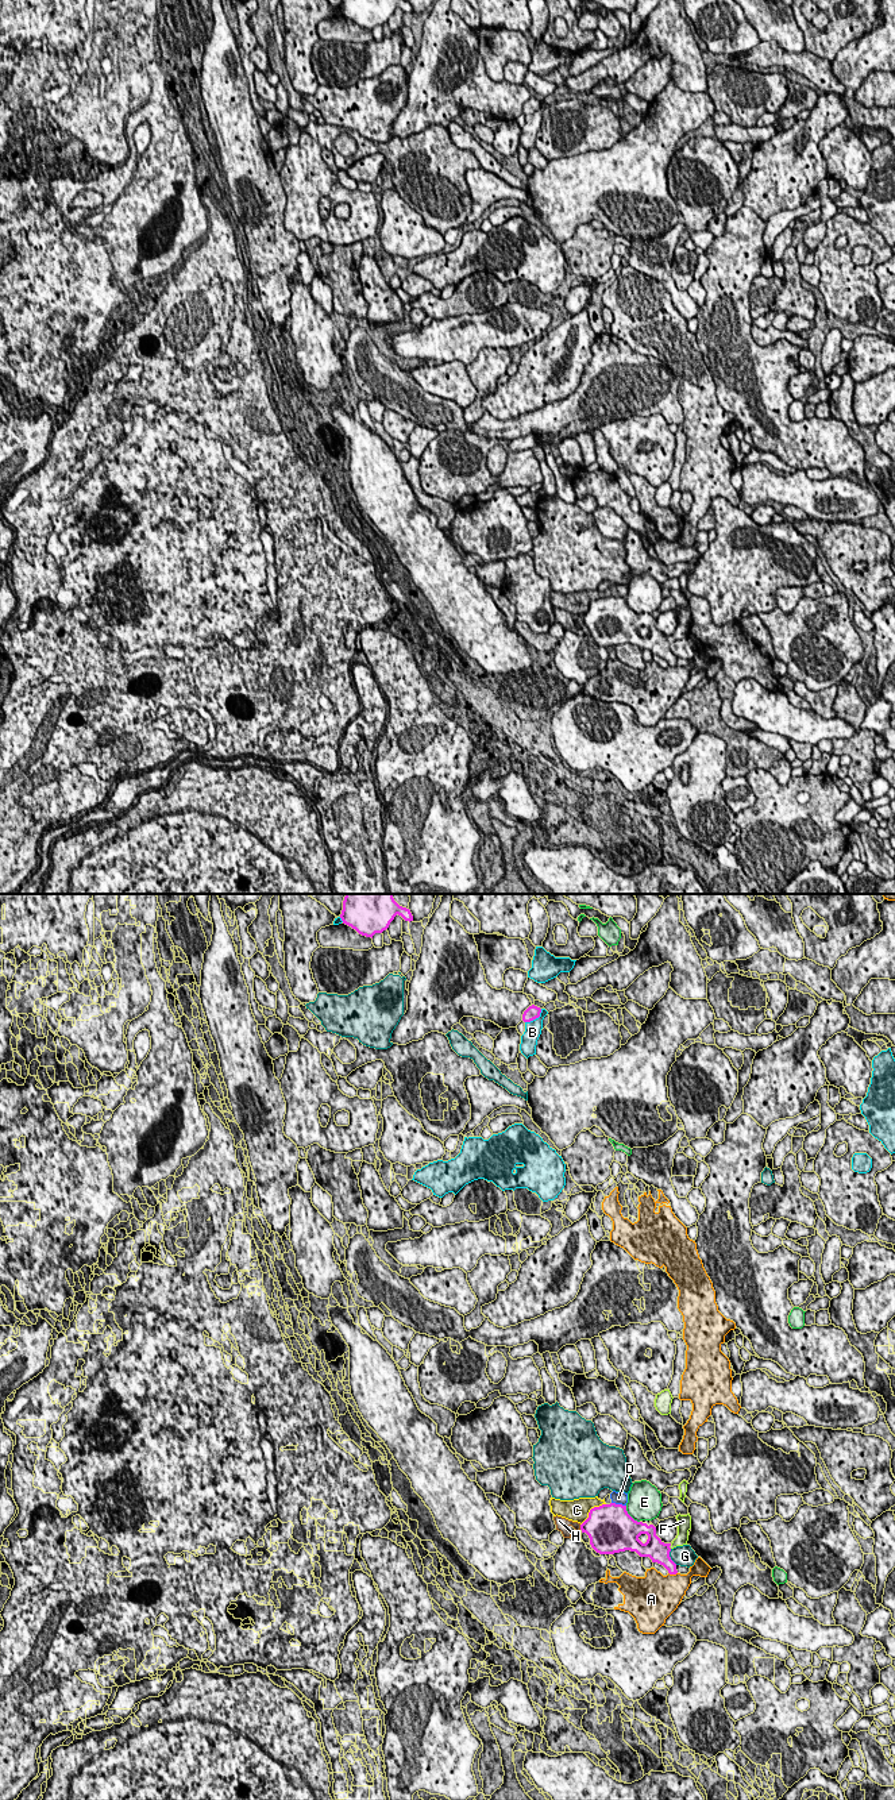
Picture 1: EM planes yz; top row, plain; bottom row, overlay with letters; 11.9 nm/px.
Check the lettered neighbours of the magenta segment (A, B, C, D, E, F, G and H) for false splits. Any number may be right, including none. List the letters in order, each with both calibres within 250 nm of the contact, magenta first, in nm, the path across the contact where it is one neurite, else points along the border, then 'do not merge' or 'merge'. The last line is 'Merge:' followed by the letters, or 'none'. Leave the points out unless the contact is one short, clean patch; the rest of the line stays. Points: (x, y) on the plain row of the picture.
A: 190 nm thick on the magenta side, 420 nm on the other; do not merge
B: 160 nm thick on the magenta side, 190 nm on the other; do not merge
C: 460 nm thick on the magenta side, 280 nm on the other; do not merge
D: 480 nm thick on the magenta side, 160 nm on the other; do not merge
E: 500 nm thick on the magenta side, 420 nm on the other; do not merge
F: 260 nm thick on the magenta side, 140 nm on the other; runs through yz (659, 644), (670, 638), (682, 629); merge
G: 260 nm thick on the magenta side, 240 nm on the other; do not merge
H: 400 nm thick on the magenta side, 160 nm on the other; do not merge
Merge: F

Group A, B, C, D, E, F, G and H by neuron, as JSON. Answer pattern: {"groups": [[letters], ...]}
{"groups": [["A"], ["B"], ["C", "D"], ["E"], ["F"], ["G"], ["H"]]}

